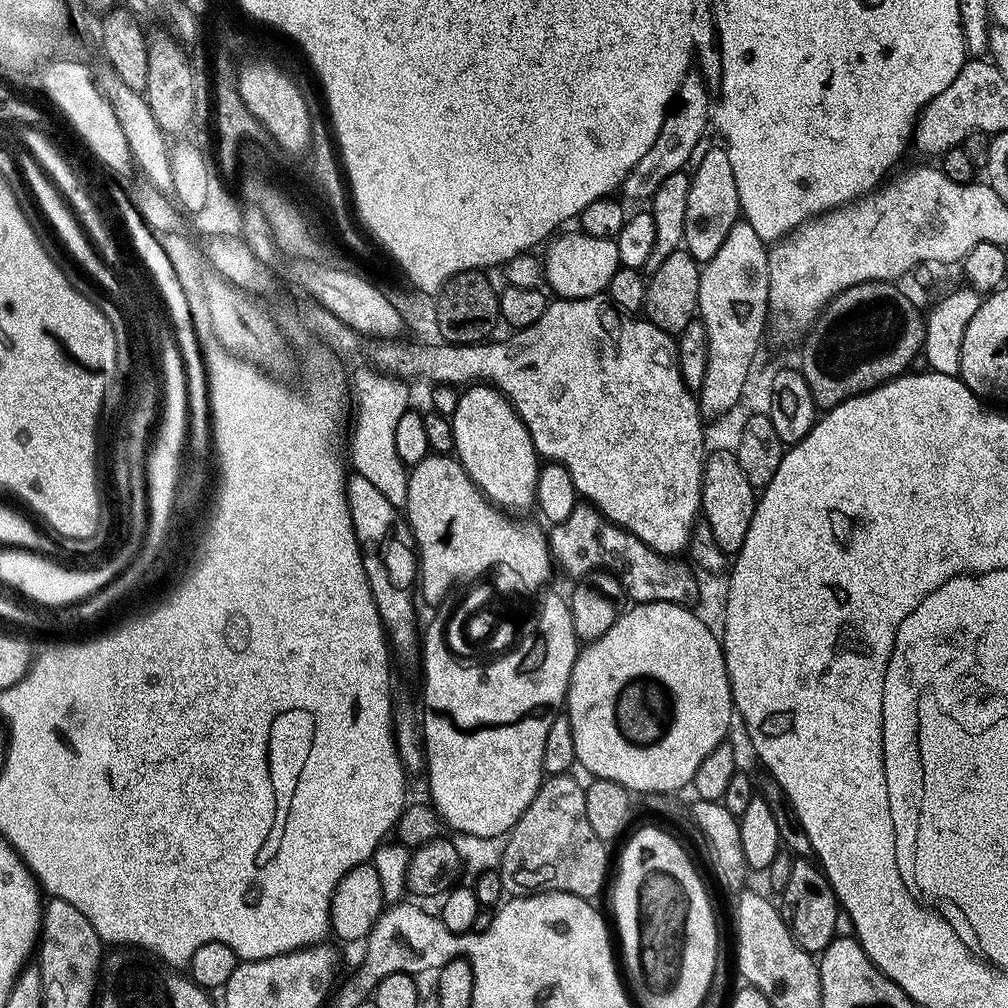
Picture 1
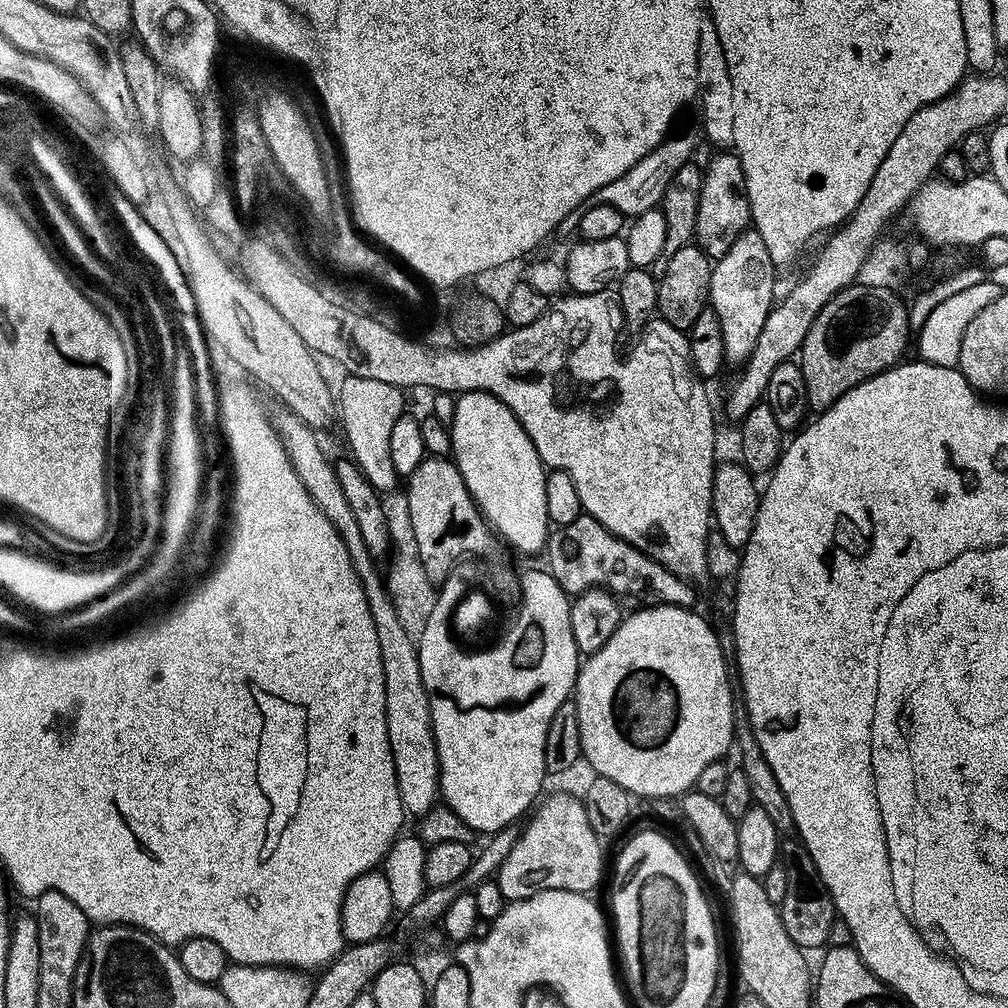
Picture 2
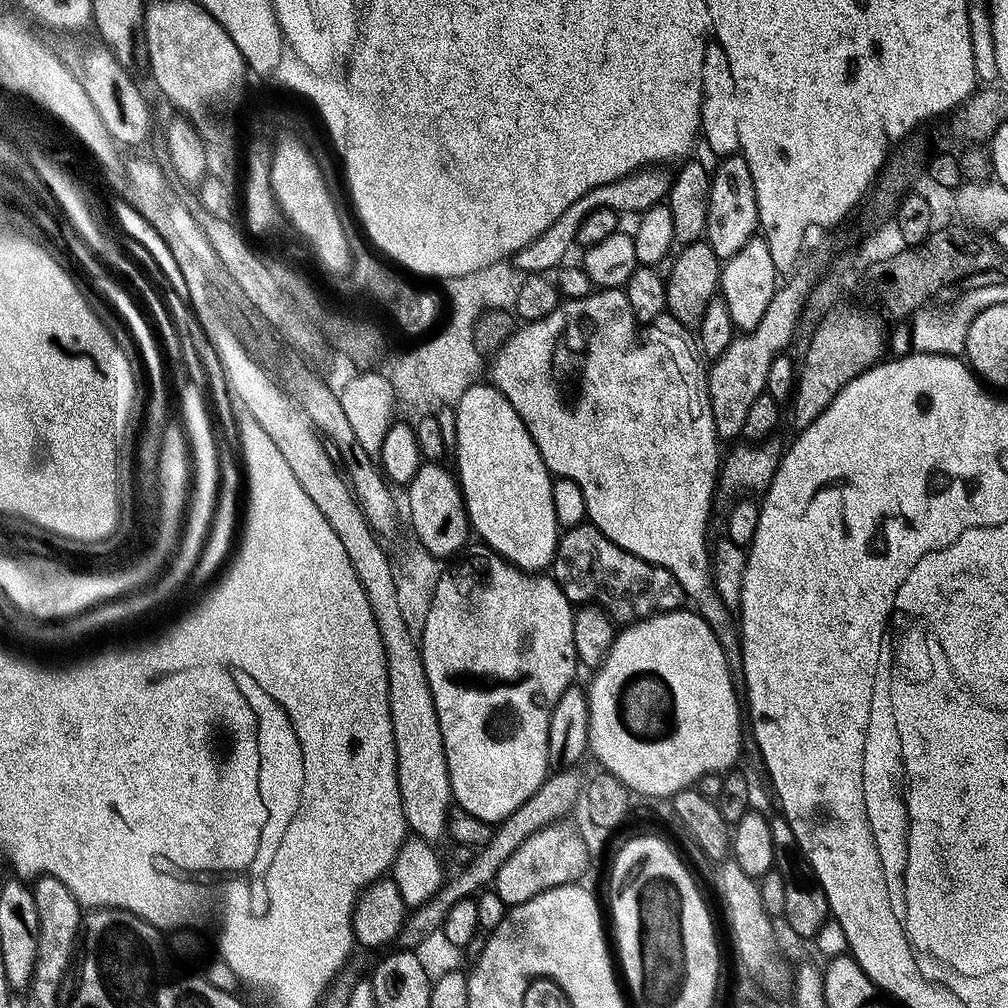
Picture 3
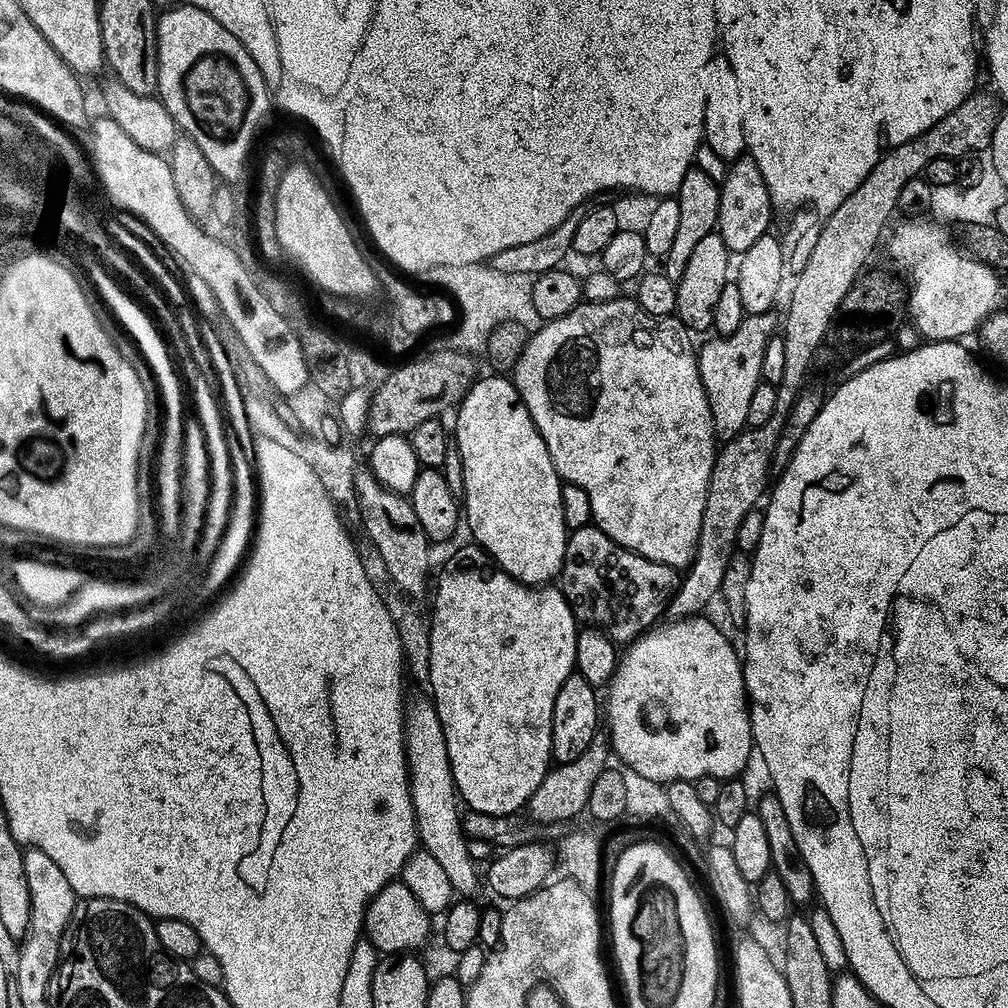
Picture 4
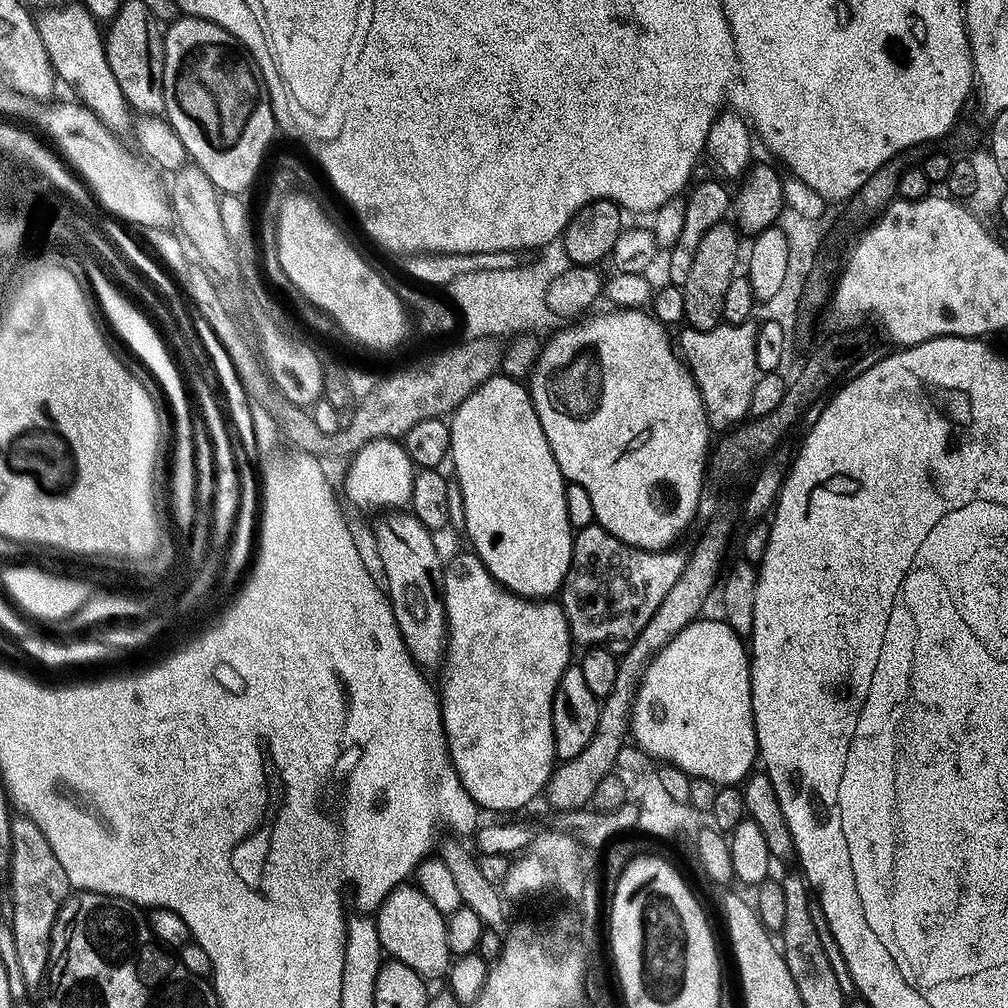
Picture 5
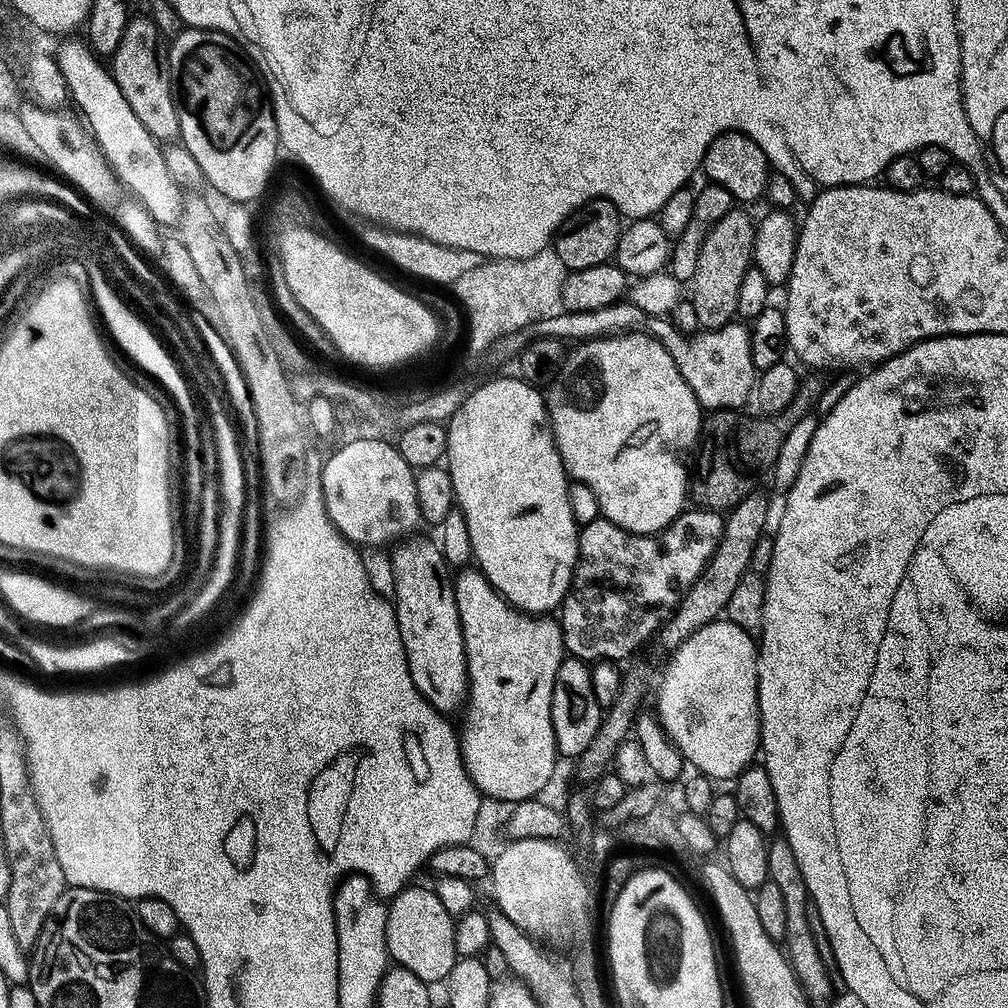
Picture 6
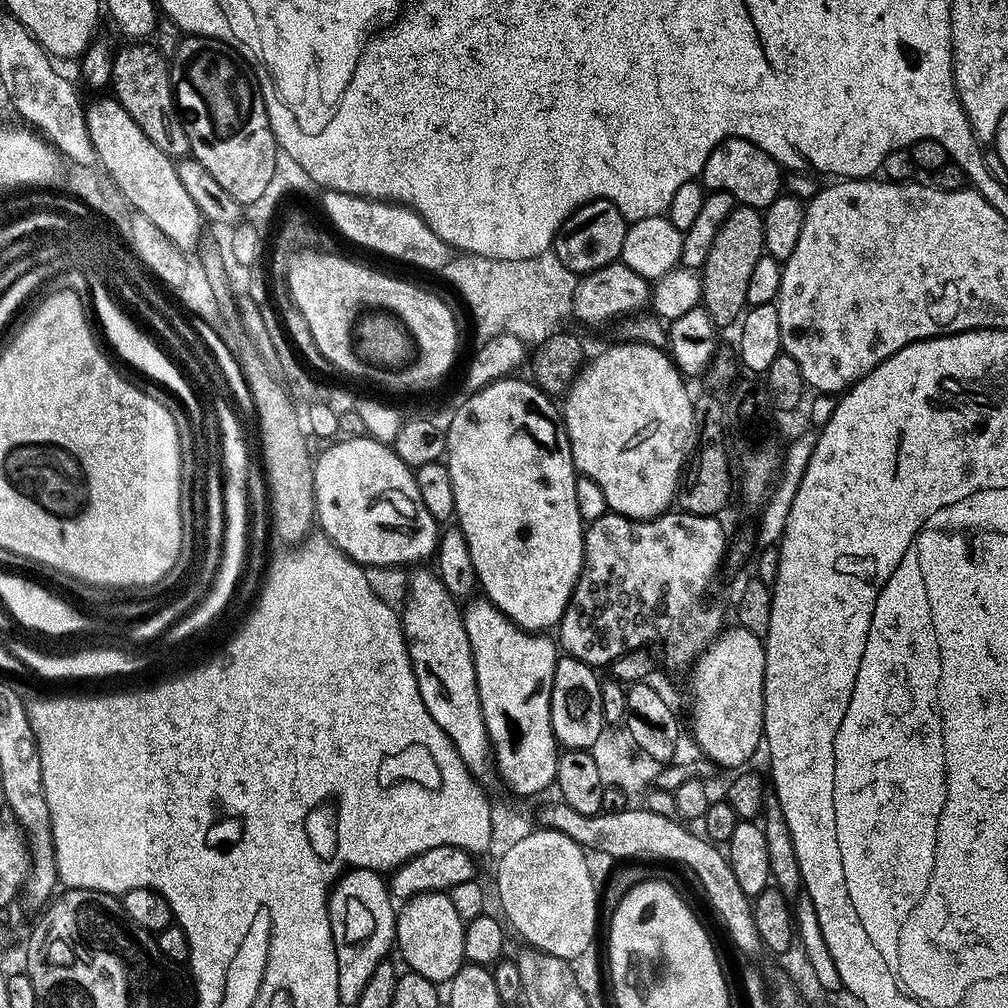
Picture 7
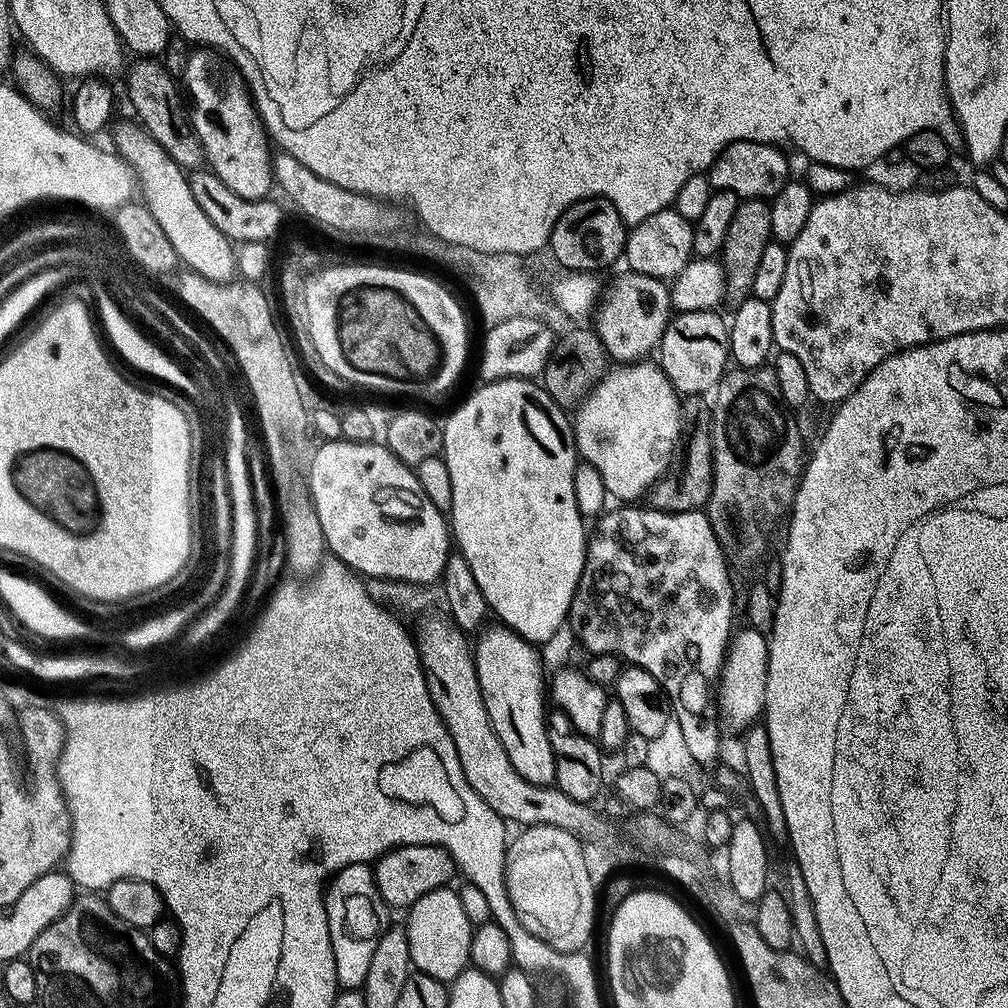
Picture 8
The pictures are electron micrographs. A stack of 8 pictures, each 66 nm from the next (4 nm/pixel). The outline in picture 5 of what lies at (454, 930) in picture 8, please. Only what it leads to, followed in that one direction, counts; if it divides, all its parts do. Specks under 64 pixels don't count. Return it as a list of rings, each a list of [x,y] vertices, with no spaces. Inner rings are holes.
[[[405,882],[399,888],[395,888],[380,903],[380,907],[374,913],[374,919],[380,939],[380,947],[391,959],[406,962],[406,966],[410,966],[419,976],[425,978],[443,977],[447,973],[450,967],[450,953],[446,946],[446,926],[444,925],[446,916],[435,908],[434,903],[415,883]]]

